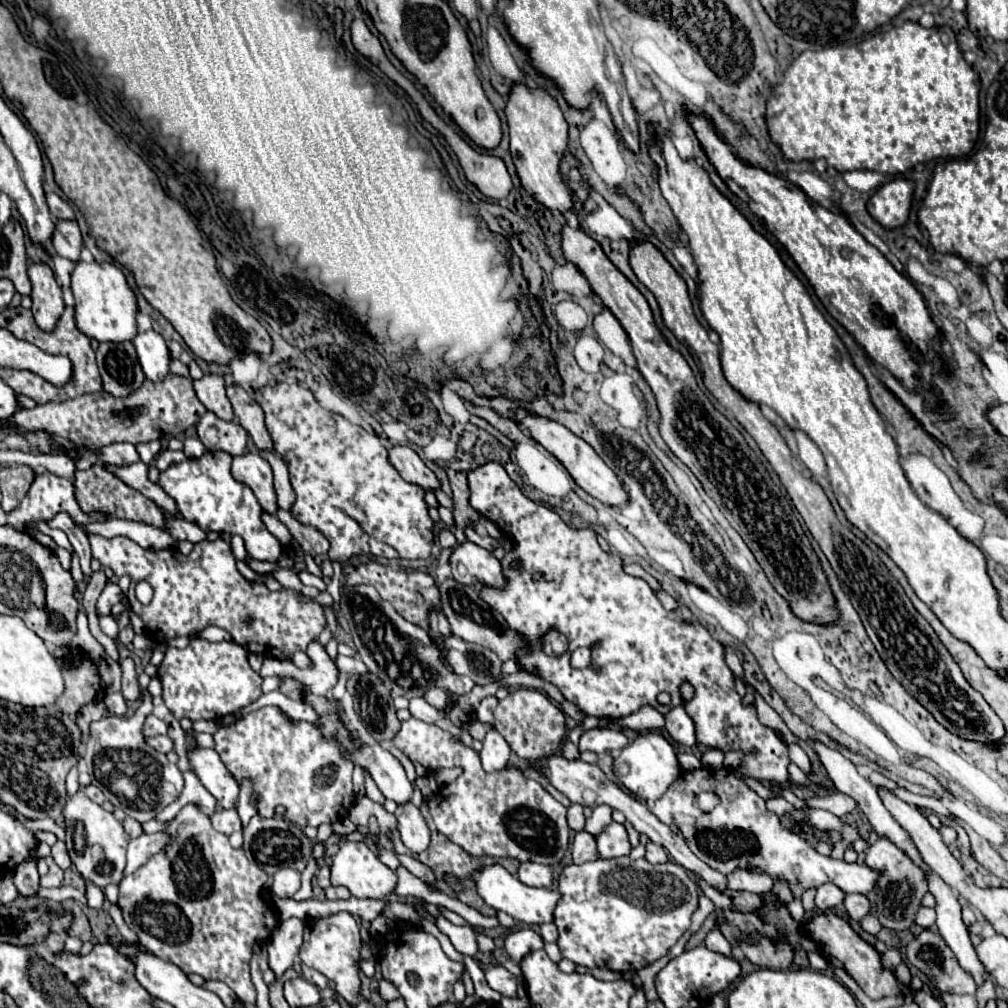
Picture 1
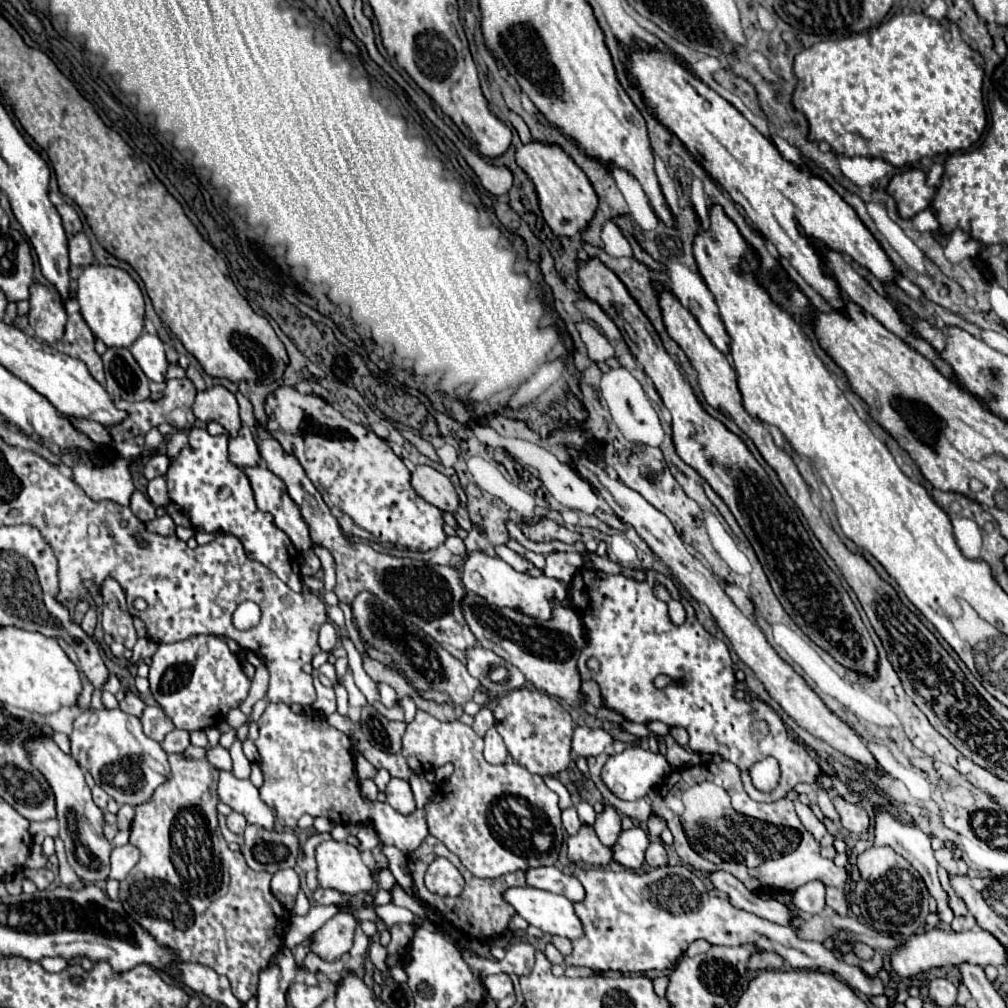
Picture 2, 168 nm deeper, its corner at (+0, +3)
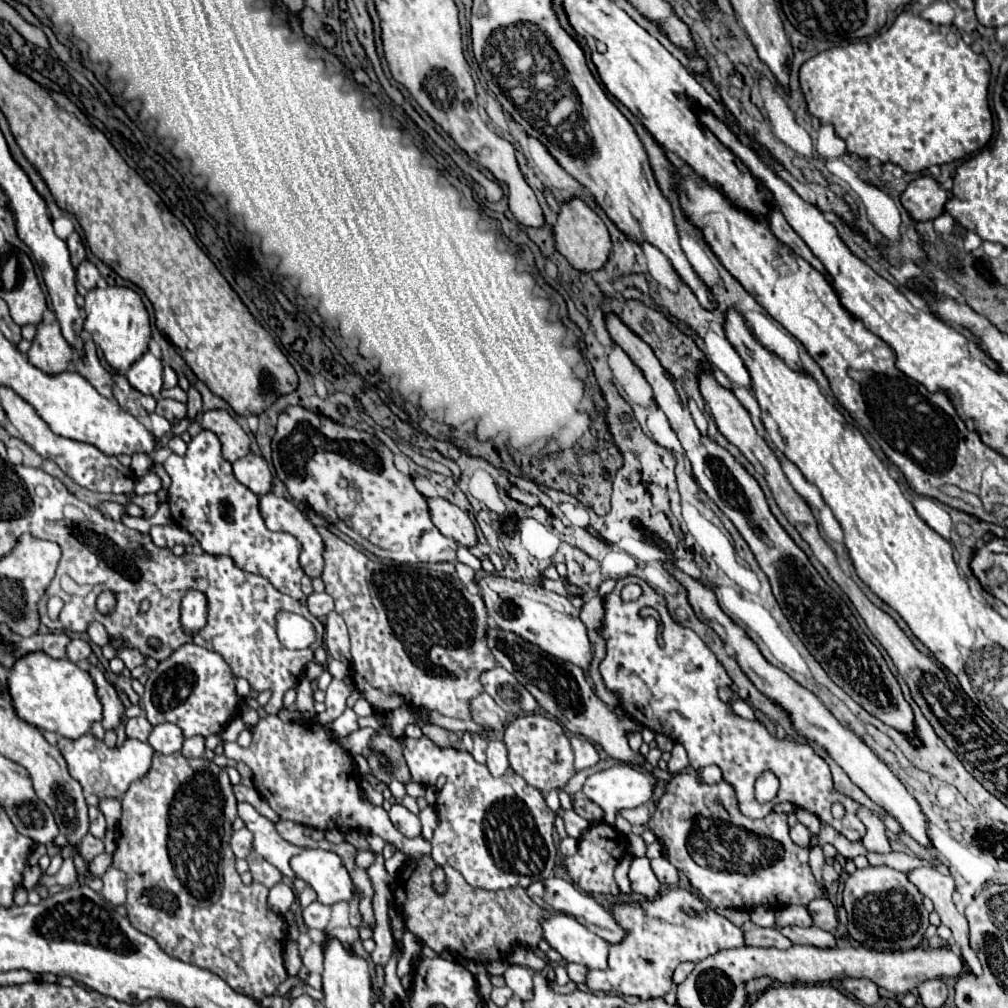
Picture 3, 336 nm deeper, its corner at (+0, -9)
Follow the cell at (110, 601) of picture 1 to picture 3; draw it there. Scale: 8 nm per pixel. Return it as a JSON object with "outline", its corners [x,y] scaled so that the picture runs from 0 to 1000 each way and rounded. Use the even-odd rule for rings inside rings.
{"outline":[[[73,632],[73,634],[69,636],[69,640],[65,642],[65,652],[67,652],[69,656],[73,656],[73,658],[85,656],[89,650],[91,650],[89,638],[83,636],[83,634],[79,634],[79,632]]]}

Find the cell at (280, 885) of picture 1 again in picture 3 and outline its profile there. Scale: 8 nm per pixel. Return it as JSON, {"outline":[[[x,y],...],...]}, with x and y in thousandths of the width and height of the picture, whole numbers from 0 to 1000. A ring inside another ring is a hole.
{"outline":[[[276,876],[268,882],[266,898],[268,898],[268,902],[272,902],[272,906],[282,908],[288,902],[288,898],[292,896],[292,892],[294,892],[292,884],[284,876]]]}

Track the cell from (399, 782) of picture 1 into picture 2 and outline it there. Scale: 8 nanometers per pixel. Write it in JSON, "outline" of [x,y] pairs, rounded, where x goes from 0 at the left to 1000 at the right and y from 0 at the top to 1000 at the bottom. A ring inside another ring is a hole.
{"outline":[[[389,771],[381,787],[383,787],[383,791],[385,791],[385,797],[387,797],[393,805],[405,809],[405,807],[409,807],[409,805],[413,803],[411,793],[409,793],[409,783],[407,783],[405,775],[395,773],[395,771]]]}

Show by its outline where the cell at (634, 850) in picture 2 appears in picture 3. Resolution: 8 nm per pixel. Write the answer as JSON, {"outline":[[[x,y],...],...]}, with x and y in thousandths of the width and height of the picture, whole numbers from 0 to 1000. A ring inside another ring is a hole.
{"outline":[[[643,850],[629,852],[629,856],[625,860],[625,874],[627,874],[627,884],[633,888],[639,888],[643,892],[649,892],[657,882],[657,876],[651,872],[651,868],[645,862]]]}

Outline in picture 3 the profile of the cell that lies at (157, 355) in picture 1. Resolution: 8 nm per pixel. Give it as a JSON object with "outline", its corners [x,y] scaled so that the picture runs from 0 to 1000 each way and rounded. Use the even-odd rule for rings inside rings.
{"outline":[[[147,348],[129,364],[125,374],[139,390],[157,392],[161,386],[161,360]]]}

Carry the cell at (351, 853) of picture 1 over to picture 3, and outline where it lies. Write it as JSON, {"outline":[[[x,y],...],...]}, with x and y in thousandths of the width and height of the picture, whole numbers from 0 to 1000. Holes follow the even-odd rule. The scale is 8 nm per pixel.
{"outline":[[[302,842],[288,852],[288,860],[315,886],[315,894],[321,898],[347,894],[351,890],[349,872],[339,852],[329,844]]]}

